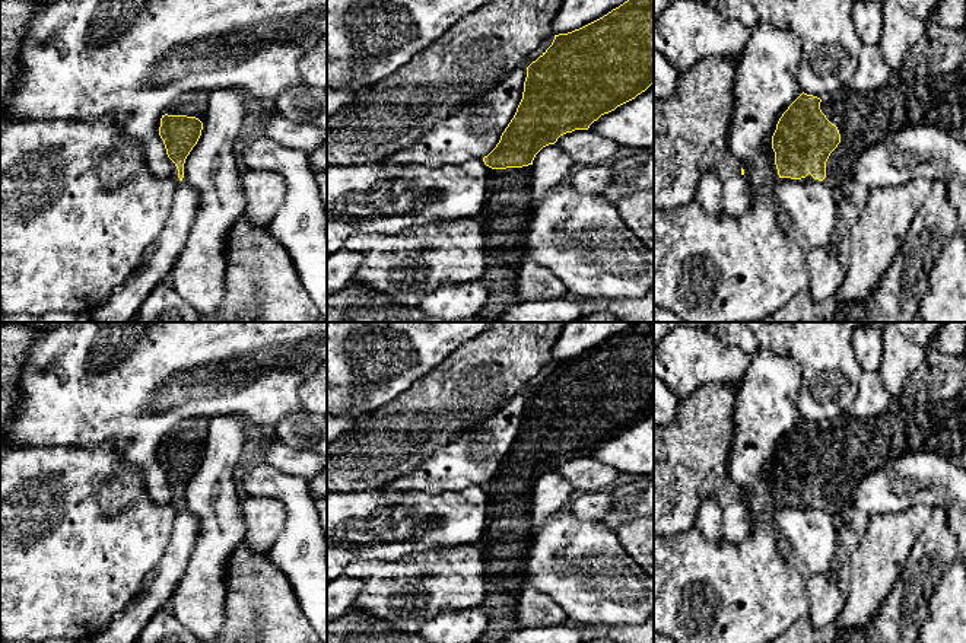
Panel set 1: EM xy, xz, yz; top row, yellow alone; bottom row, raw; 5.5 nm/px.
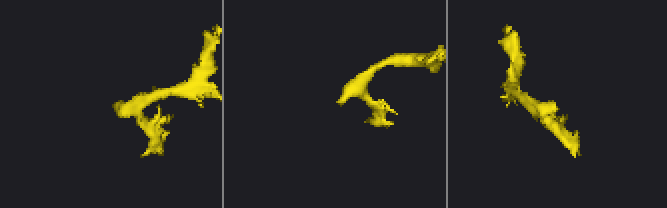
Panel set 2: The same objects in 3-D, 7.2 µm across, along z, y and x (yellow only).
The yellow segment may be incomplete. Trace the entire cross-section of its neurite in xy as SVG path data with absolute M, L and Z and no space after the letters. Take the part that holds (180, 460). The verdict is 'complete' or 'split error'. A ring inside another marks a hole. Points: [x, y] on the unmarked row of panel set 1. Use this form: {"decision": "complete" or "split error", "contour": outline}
{"decision": "split error", "contour": "M206 416L182 420L161 439L158 458L178 507L182 507L185 486L201 462L209 421Z"}

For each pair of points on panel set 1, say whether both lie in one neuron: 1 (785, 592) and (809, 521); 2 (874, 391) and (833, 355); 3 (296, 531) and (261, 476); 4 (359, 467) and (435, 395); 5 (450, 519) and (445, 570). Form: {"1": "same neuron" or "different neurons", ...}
{"1": "different neurons", "2": "different neurons", "3": "same neuron", "4": "same neuron", "5": "different neurons"}

